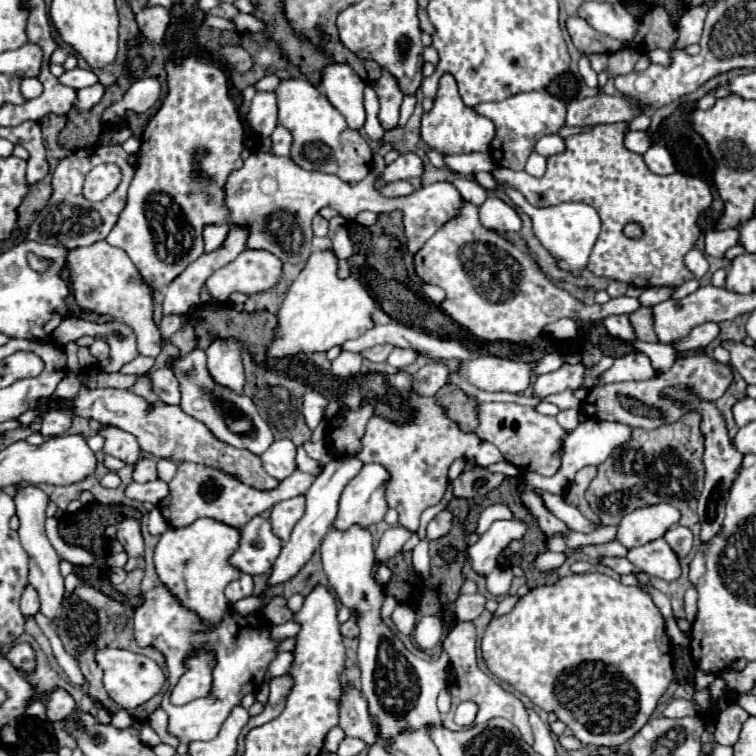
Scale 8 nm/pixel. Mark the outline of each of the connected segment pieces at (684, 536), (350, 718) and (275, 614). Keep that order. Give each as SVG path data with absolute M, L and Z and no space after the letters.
M682 525L670 527L670 529L666 531L664 539L668 541L668 545L672 547L672 551L674 551L680 559L686 557L686 555L690 553L690 549L692 549L692 531L686 529L686 527L682 527Z
M346 683L342 687L342 697L338 699L340 727L346 737L358 737L368 745L374 745L378 739L378 723L370 717L368 701L360 689Z
M274 597L266 607L266 619L268 623L286 623L294 617L294 613L286 607L286 599L284 597Z

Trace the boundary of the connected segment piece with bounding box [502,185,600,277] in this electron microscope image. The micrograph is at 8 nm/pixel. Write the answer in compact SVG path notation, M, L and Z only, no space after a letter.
M502 185L504 193L524 211L530 215L532 223L534 223L534 233L536 237L540 239L540 243L550 251L550 255L558 261L558 267L572 273L572 275L582 275L582 271L586 269L586 263L588 263L588 257L590 257L590 251L600 235L600 217L598 213L586 205L586 203L562 203L562 205L556 205L556 207L550 207L550 209L536 209L532 207L524 195L508 185Z

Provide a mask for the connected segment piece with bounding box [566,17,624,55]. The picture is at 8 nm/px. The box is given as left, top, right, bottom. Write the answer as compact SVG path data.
M570 17L566 21L568 33L574 41L574 45L578 47L578 51L582 53L616 53L620 49L624 49L624 45L604 33L598 33L596 29L592 29L582 17Z

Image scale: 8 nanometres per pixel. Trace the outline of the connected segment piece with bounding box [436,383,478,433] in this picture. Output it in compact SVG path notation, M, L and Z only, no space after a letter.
M448 383L448 385L444 385L444 387L438 391L436 403L438 403L440 407L444 407L446 417L448 417L450 421L454 421L464 433L474 431L474 425L478 423L476 417L474 417L476 399L468 397L464 391L460 391L460 389L454 387L452 383Z

